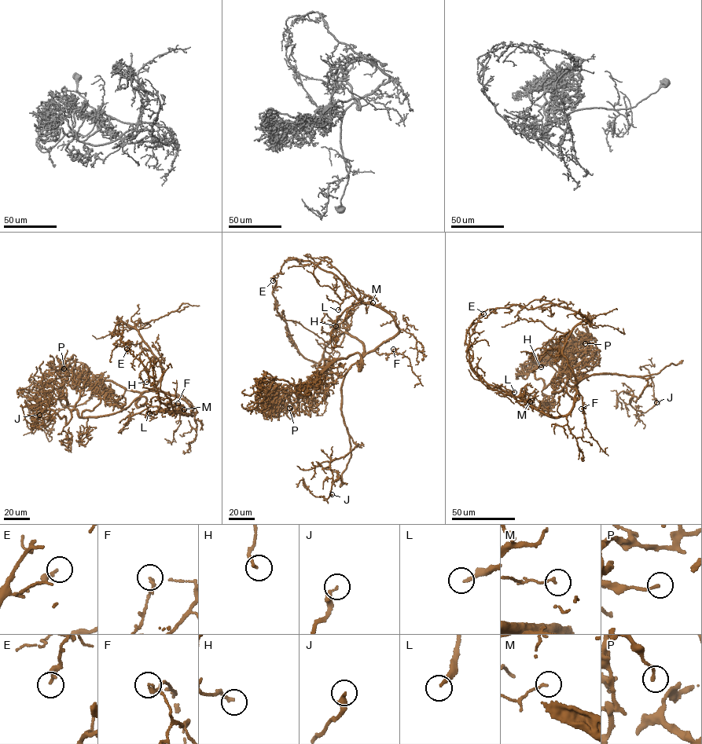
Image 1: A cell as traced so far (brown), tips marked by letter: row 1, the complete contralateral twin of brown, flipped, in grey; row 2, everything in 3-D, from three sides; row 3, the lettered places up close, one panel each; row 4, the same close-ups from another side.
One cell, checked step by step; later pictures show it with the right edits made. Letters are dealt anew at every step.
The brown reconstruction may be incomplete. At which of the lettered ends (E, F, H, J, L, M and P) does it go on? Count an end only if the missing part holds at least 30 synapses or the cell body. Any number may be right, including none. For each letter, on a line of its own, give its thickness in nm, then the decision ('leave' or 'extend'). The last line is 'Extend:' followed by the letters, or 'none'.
E: calibre 220 nm; leave
F: calibre 130 nm; leave
H: calibre 170 nm; leave
J: calibre 240 nm; leave
L: calibre 190 nm; extend
M: calibre 130 nm; leave
P: calibre 170 nm; leave
Extend: L

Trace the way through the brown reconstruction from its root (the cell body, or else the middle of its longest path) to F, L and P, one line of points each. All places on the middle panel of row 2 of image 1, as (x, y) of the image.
F: (350, 367), (369, 353), (388, 353), (393, 349)
L: (350, 367), (394, 335), (398, 329), (389, 313), (377, 306), (362, 303), (352, 295), (345, 298), (338, 309)
P: (350, 367), (356, 363), (361, 369), (357, 353), (328, 364), (296, 393), (287, 387), (282, 404), (289, 408)

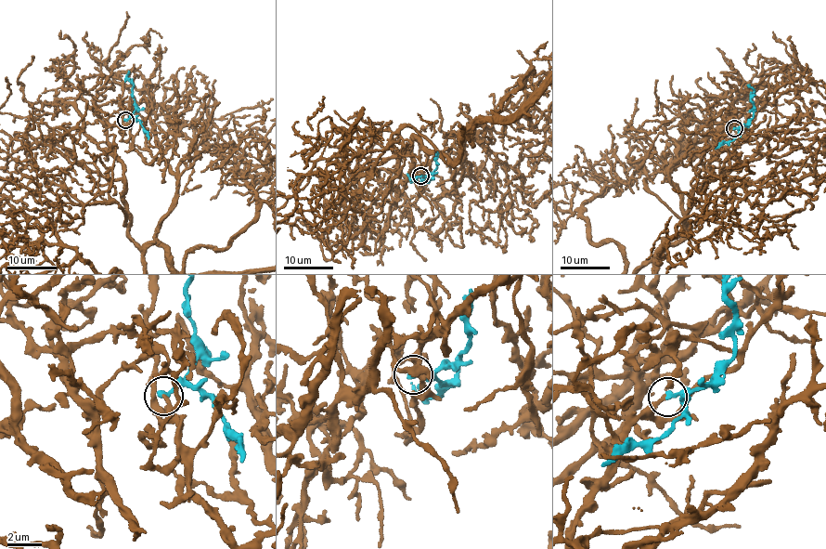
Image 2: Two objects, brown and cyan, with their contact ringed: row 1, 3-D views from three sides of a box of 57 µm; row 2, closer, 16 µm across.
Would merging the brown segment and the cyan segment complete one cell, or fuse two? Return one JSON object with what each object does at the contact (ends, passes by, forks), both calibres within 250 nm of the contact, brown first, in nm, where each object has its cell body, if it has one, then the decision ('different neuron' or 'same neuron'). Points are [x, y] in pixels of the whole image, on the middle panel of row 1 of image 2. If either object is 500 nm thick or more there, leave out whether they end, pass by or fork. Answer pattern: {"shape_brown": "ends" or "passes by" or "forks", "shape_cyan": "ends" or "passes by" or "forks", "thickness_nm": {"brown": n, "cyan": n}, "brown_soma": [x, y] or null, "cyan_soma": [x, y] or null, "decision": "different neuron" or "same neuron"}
{"shape_brown": "ends", "shape_cyan": "ends", "thickness_nm": {"brown": 240, "cyan": 320}, "brown_soma": null, "cyan_soma": null, "decision": "same neuron"}

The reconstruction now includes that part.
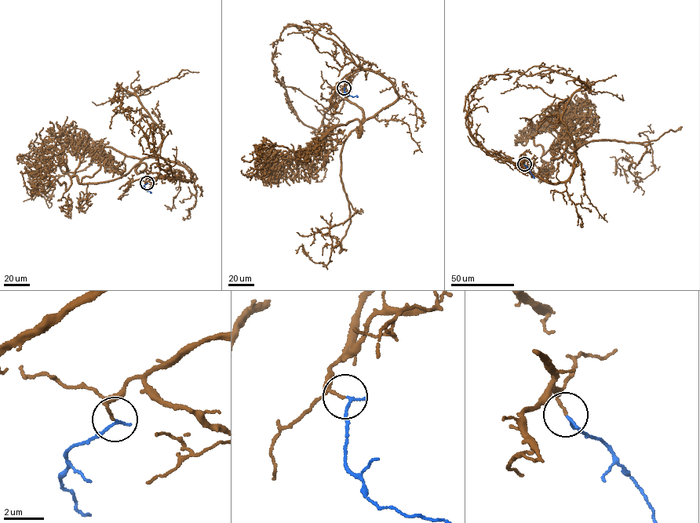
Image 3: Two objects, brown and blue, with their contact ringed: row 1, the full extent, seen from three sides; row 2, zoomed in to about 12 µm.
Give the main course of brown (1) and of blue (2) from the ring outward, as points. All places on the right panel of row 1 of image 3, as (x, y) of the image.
1: (523, 164), (560, 183), (576, 149), (614, 139), (646, 147), (628, 168), (645, 178), (650, 124)
2: (523, 164), (534, 177)

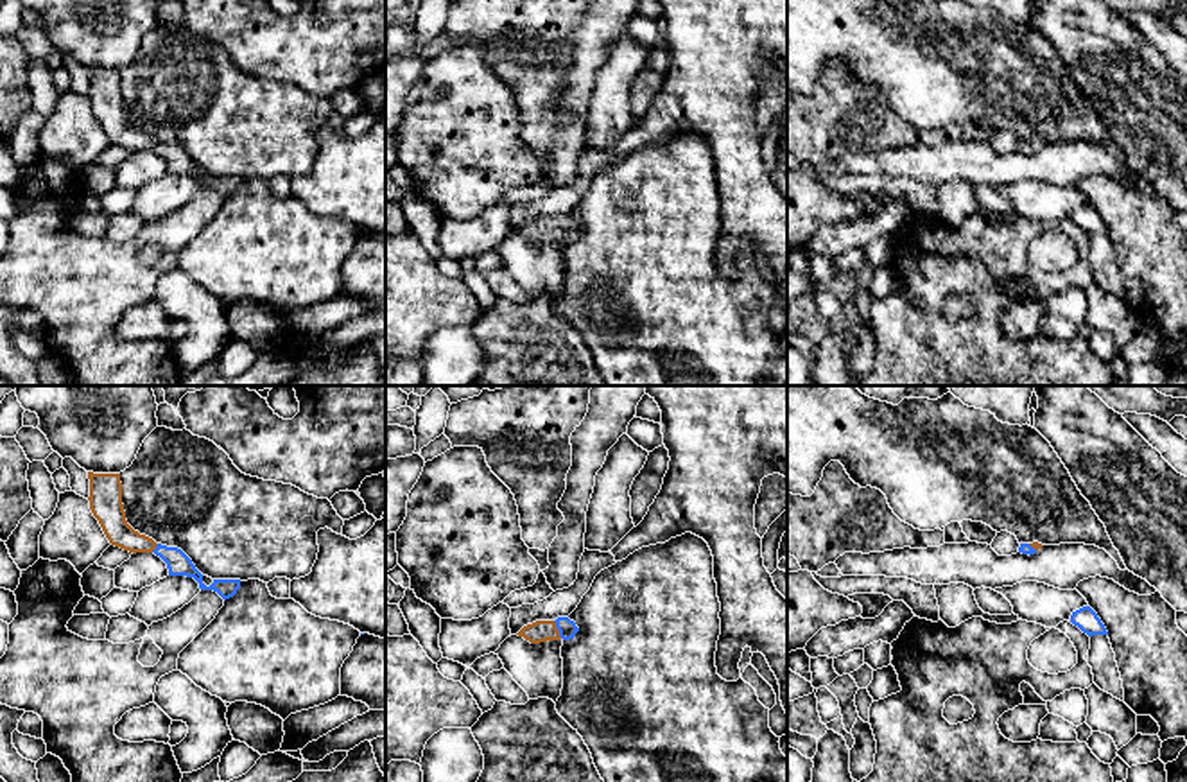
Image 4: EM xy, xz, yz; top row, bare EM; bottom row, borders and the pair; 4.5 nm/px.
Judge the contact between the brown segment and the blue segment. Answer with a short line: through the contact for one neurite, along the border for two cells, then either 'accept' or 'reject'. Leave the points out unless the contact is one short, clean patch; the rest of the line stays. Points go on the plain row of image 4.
line xz (538, 230), (556, 228), (567, 226); accept

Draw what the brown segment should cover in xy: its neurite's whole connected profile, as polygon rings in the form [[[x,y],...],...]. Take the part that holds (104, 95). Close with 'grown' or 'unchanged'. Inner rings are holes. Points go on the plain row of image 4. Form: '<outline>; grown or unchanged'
[[[93,72],[90,77],[90,108],[99,118],[106,136],[111,143],[136,151],[154,151],[169,167],[169,174],[186,174],[199,181],[201,188],[213,188],[224,199],[233,196],[240,187],[240,178],[213,178],[210,185],[203,181],[203,172],[195,167],[192,158],[178,145],[156,142],[152,136],[134,129],[127,118],[122,102],[120,72]]]; grown

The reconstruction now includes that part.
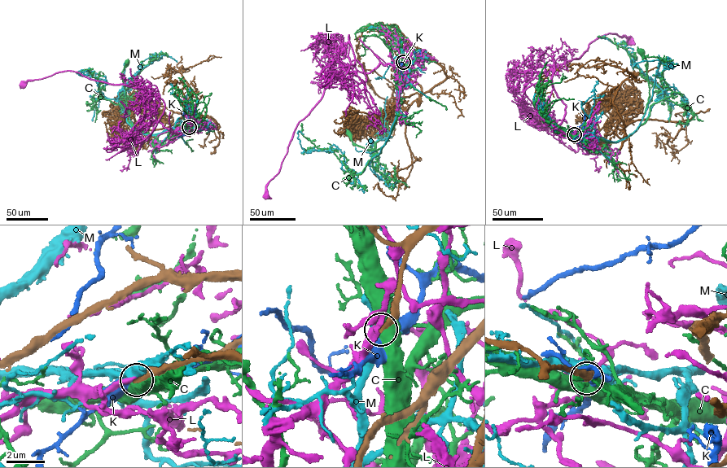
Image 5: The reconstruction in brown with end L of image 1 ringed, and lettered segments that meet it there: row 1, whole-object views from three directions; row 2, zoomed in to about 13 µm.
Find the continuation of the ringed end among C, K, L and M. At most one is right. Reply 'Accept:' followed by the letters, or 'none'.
Accept: none

